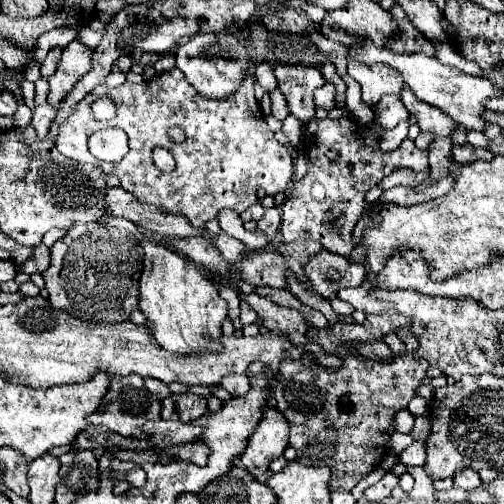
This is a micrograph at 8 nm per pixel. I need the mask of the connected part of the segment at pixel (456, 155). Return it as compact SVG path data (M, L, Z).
M452 146L452 158L456 162L476 162L476 160L488 160L490 156L494 156L490 150L486 148L476 148L476 146Z

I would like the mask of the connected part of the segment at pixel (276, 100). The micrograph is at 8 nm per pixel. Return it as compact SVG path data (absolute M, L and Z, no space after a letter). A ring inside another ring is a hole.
M276 90L270 94L272 98L272 116L276 120L284 120L288 116L288 106L286 106L286 98L282 98L282 92Z

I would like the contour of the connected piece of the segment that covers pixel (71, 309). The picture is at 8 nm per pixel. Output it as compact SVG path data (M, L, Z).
M106 216L102 222L76 224L68 230L50 250L50 268L42 272L46 280L46 288L50 292L50 304L58 310L68 312L74 318L84 322L104 322L104 324L120 324L130 320L130 314L138 310L138 278L142 272L142 232L134 222L118 216Z

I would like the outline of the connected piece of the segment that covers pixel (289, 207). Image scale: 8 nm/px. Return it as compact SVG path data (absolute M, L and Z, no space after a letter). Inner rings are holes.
M312 118L306 124L306 134L310 166L308 174L294 184L294 190L283 203L280 228L283 242L291 243L298 238L318 240L326 250L348 258L350 250L354 250L352 228L366 212L366 192L396 168L409 168L415 172L430 168L428 150L418 150L414 142L406 138L400 148L380 152L380 142L372 136L372 130L350 118Z

